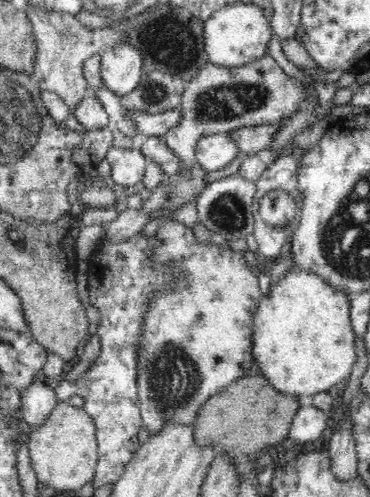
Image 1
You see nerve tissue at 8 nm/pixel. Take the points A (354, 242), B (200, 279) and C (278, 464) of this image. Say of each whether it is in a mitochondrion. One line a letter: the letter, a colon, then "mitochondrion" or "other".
A: mitochondrion
B: other
C: other

